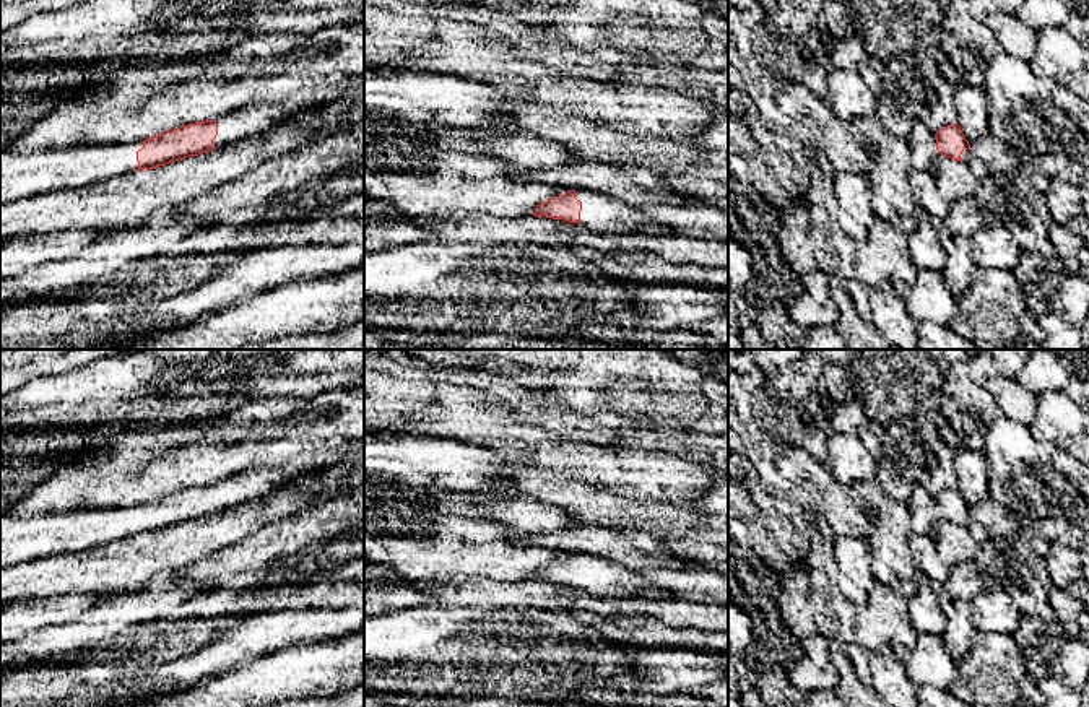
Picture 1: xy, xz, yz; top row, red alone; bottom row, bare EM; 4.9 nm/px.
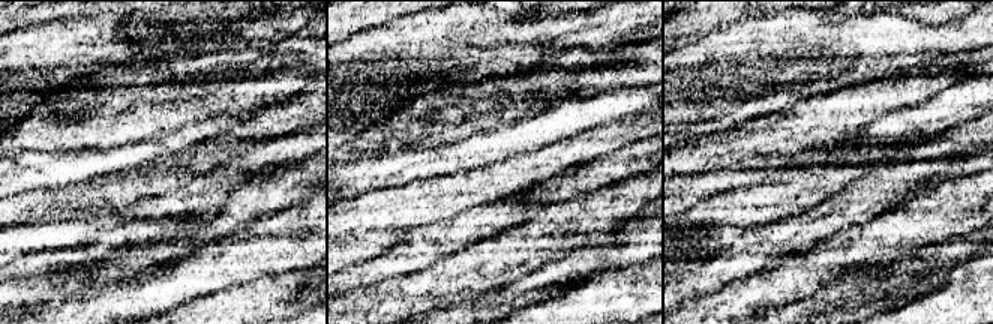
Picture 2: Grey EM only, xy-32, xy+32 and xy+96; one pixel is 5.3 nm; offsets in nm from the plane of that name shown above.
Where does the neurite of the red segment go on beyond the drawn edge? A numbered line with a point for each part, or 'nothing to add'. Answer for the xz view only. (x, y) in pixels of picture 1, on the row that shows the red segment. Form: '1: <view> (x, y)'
1: xz (600, 213)

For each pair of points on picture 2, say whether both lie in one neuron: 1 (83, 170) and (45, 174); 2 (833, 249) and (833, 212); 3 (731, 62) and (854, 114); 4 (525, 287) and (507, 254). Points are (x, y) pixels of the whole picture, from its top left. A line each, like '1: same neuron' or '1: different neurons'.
1: same neuron
2: different neurons
3: different neurons
4: different neurons

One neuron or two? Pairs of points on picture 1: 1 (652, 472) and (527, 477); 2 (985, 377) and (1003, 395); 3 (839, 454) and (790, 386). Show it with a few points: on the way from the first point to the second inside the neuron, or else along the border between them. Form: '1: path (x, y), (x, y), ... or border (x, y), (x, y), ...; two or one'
1: border (530, 467), (592, 485); two
2: path (990, 382), (998, 390); one
3: border (828, 436), (828, 457), (823, 462); two

